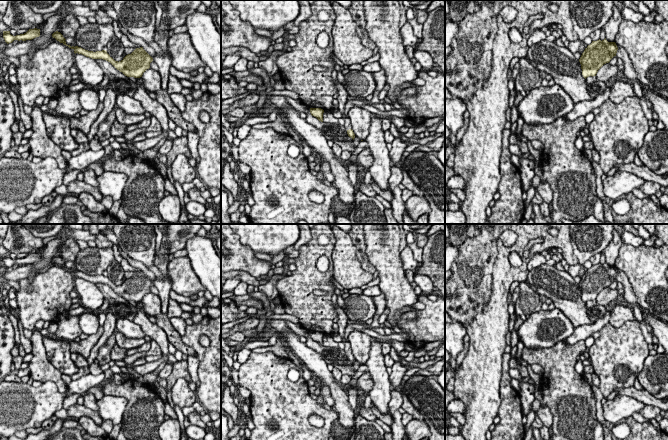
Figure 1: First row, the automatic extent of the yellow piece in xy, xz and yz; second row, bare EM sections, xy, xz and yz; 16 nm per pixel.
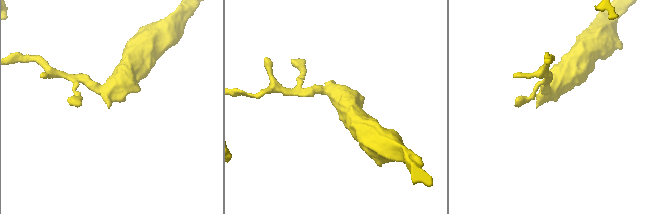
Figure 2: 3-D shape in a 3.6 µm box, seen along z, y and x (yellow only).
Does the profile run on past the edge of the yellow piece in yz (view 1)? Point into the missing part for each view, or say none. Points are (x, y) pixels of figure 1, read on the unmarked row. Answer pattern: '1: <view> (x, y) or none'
1: none

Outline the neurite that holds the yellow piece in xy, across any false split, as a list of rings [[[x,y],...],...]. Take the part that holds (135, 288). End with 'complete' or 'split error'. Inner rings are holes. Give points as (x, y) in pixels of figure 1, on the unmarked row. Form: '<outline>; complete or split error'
[[[56,255],[52,258],[52,261],[55,262],[60,267],[63,267],[64,269],[68,270],[69,272],[74,274],[74,277],[82,278],[86,281],[92,282],[92,283],[103,283],[108,286],[110,286],[117,294],[122,296],[127,301],[134,301],[134,302],[140,302],[142,301],[143,297],[150,292],[150,287],[153,285],[153,282],[143,273],[143,271],[136,272],[131,278],[126,279],[121,285],[115,285],[106,274],[102,275],[88,275],[78,270],[70,270],[66,268],[66,263],[63,261],[63,259]]]; complete

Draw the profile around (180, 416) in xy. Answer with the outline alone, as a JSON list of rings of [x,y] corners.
[[[175,405],[174,410],[177,414],[177,420],[179,421],[181,431],[186,431],[186,428],[184,427],[184,418],[185,418],[185,416],[182,412],[182,409],[178,405]]]

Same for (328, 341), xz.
[[[324,335],[323,346],[330,347],[330,348],[339,348],[338,342],[335,342],[331,335]]]

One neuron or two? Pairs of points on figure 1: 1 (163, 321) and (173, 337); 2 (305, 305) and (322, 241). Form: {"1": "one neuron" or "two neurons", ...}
{"1": "one neuron", "2": "one neuron"}

